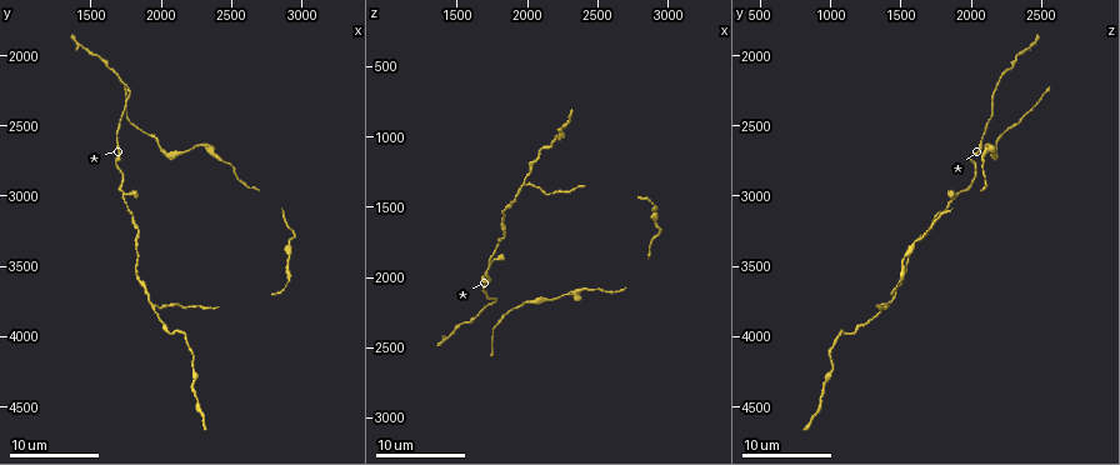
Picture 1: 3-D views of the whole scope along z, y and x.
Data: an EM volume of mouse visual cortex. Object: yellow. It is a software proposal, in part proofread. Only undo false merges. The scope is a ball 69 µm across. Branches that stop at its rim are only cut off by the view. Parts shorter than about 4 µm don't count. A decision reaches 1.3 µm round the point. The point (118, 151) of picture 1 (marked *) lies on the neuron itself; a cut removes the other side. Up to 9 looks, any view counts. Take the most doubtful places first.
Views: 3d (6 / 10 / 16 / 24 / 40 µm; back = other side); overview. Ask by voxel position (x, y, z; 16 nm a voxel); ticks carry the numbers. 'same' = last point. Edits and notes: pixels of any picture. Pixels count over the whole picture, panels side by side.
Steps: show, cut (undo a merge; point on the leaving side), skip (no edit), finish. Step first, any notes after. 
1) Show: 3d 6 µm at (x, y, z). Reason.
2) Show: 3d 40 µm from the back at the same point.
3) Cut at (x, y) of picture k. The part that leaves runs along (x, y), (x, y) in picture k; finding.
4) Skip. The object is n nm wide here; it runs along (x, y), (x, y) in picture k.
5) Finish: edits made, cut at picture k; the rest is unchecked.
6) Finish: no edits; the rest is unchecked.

Show: 3d 16 µm at (1960, 3820, 1360). A fork.

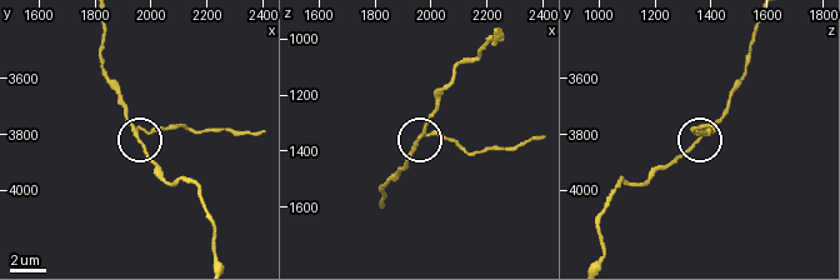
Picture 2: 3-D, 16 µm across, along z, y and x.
Skip. The side arm is 8 µm long; it runs along (381, 209), (381, 191), (416, 141), (435, 134), (455, 140) in picture 2; all the same neuron.

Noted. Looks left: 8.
Show: 3d 10 µm at (2020, 2660, 2160). Calibre changes.

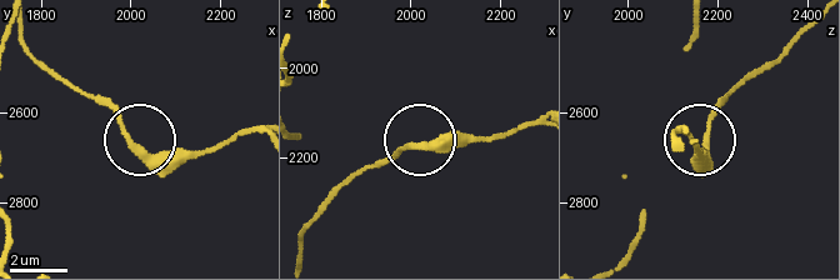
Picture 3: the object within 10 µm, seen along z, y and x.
Skip. All the same neuron.

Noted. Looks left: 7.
Show: 3d 10 µm at (1700, 2780, 2040). Thick turns thin.

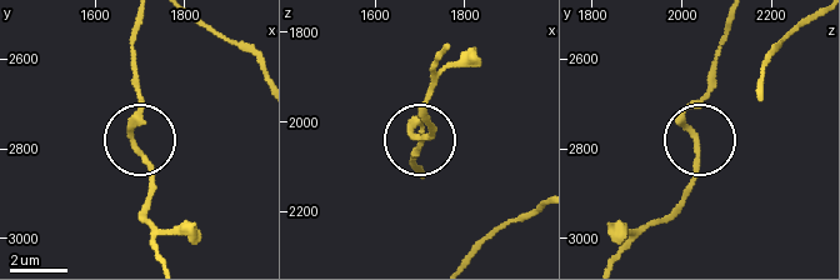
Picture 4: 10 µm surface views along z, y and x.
Show: 3d 10 µm from the back at (1685, 2790, 2040).

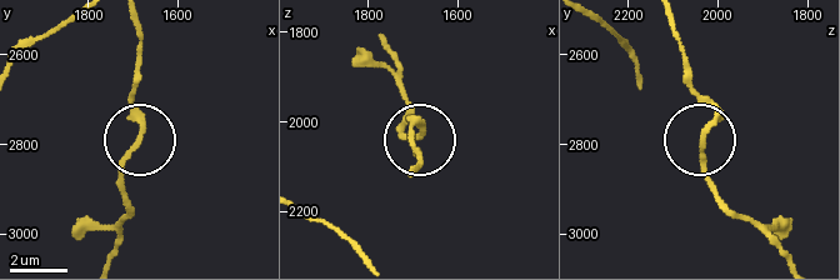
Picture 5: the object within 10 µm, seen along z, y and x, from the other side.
Skip. The object is 180 nm wide here; it runs along (701, 94), (714, 113), (700, 149), (719, 204) in picture 5; continuous, no second neuron.

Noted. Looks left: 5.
Show: 3d 16 µm at (1840, 3320, 1600). Calibre changes.

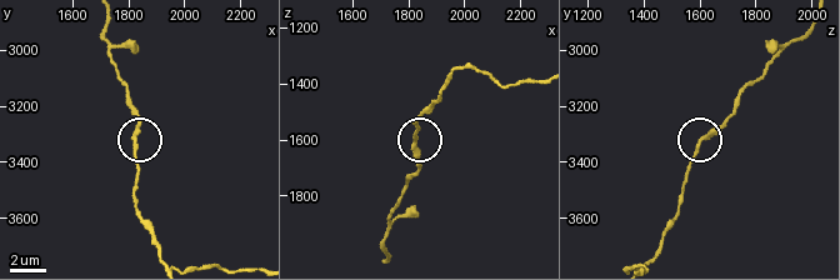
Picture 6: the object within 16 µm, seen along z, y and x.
Skip. It runs along (814, 24), (746, 86), (733, 113), (701, 140), (685, 184) in picture 6; continuous, no second neuron.

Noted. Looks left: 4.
Finish: no edits; the rest is unchecked.

